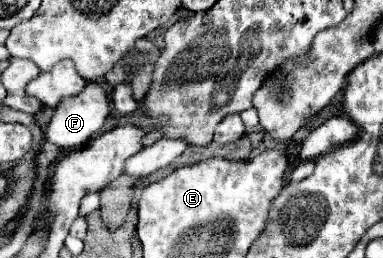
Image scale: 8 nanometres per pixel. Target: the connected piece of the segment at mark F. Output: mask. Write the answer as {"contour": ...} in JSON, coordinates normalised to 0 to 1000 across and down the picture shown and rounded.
{"contour":[[[235,318],[219,341],[219,357],[209,357],[204,372],[183,372],[183,380],[172,380],[151,403],[151,419],[146,419],[136,465],[120,496],[120,543],[131,543],[136,558],[146,558],[157,574],[219,566],[266,496],[282,442],[287,442],[287,380],[272,349],[272,333],[251,326],[251,318]]]}

